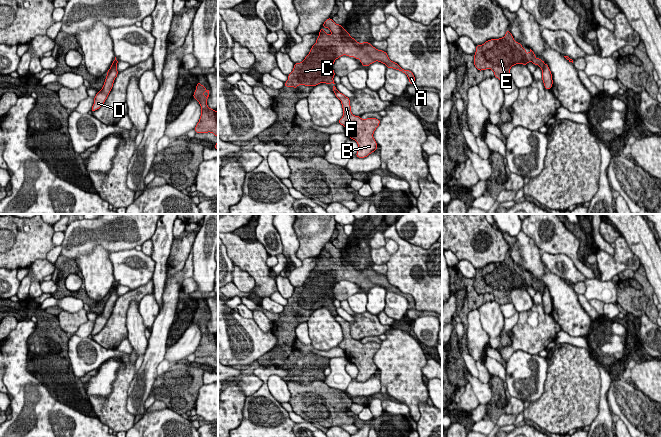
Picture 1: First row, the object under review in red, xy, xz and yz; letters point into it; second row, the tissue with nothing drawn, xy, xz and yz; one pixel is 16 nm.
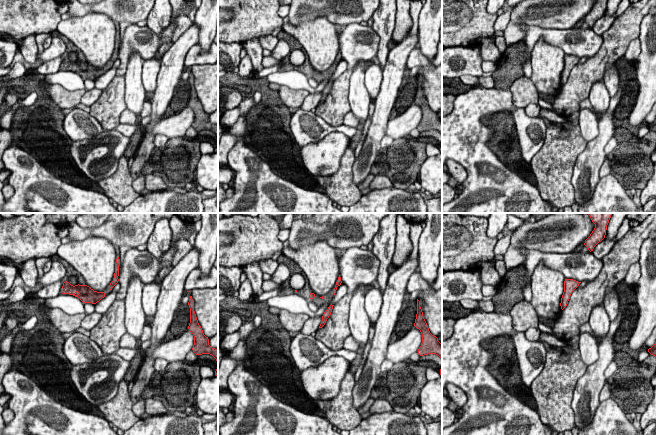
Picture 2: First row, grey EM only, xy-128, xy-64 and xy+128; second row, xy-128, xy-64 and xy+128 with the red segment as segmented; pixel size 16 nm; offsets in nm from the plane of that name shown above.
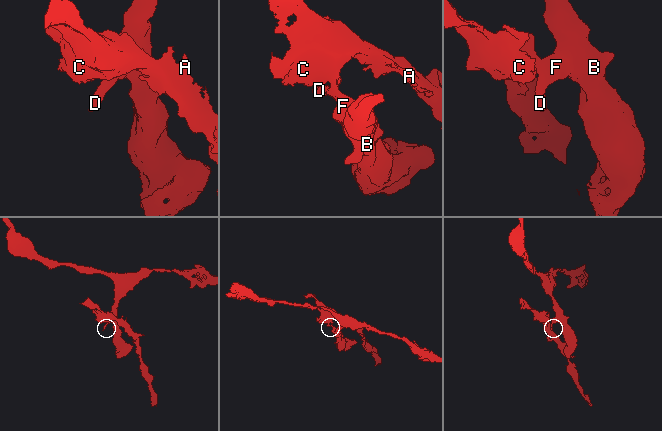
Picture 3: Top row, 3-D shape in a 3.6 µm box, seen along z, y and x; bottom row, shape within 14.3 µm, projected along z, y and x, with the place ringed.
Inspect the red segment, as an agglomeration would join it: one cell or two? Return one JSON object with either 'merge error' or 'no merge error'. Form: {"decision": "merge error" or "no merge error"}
{"decision": "merge error"}

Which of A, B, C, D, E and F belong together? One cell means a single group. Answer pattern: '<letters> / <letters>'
A C E / B D F

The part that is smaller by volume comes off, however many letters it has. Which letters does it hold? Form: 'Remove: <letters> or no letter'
Remove: A, C, E

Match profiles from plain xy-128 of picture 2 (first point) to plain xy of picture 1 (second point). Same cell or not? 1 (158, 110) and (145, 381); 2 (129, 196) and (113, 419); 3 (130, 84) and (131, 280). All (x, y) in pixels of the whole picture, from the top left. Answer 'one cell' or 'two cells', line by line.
1: one cell
2: one cell
3: two cells

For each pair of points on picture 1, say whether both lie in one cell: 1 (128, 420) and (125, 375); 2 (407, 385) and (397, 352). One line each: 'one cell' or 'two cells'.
1: one cell
2: one cell

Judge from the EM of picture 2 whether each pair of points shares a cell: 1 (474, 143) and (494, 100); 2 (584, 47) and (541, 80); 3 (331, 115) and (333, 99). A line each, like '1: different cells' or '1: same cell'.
1: same cell
2: different cells
3: same cell

